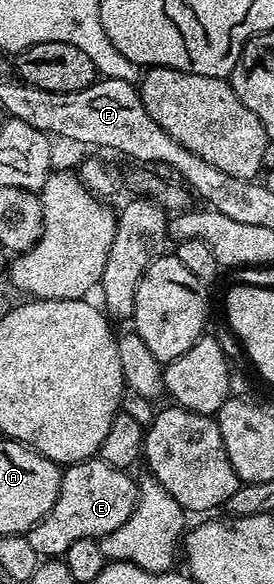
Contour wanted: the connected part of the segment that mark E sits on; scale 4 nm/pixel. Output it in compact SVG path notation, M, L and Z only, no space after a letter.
M99 459L67 466L60 475L60 490L54 507L50 507L48 514L26 534L30 547L34 547L42 559L60 559L77 539L99 539L117 531L136 509L138 485L134 477L132 481L132 475Z

